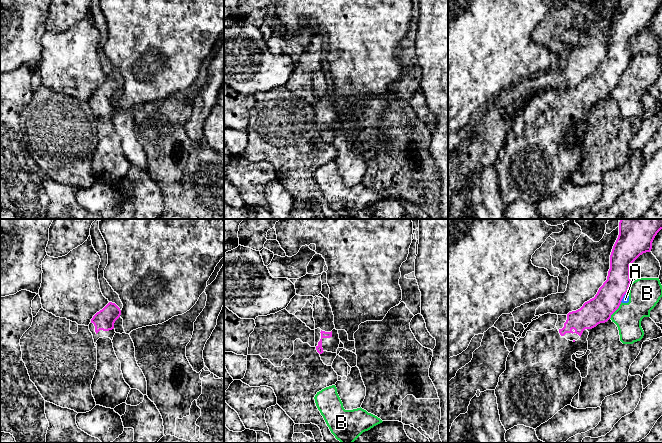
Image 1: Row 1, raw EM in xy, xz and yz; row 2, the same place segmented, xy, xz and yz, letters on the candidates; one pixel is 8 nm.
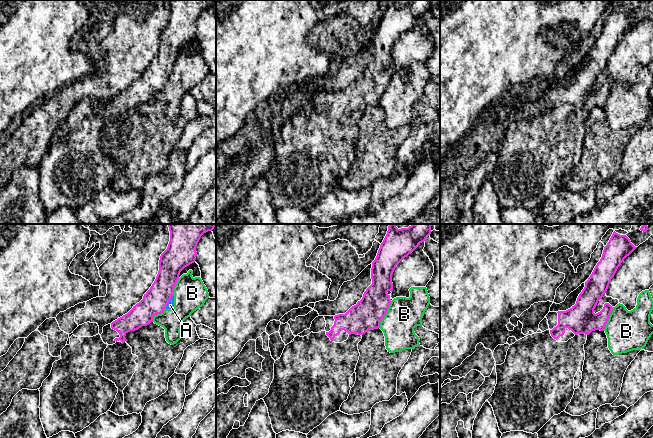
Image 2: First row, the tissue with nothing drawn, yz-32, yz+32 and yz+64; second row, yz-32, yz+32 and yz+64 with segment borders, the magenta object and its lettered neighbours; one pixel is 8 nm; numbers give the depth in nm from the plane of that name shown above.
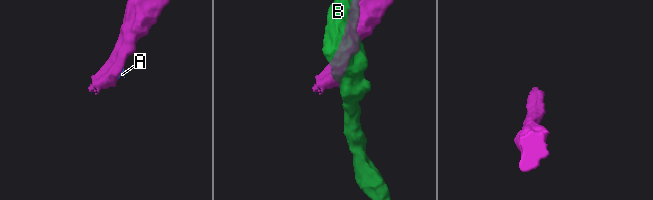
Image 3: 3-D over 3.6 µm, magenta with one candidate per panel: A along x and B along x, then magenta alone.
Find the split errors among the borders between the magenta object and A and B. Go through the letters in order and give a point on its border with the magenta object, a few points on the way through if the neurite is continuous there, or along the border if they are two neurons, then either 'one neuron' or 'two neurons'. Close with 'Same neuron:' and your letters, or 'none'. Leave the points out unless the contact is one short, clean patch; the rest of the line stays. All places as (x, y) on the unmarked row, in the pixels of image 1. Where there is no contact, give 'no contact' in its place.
A: meets magenta in yz at (624, 70); border along yz (628, 65), (620, 77); two neurons
B: meets magenta in yz at (616, 85); two neurons
Same neuron: none

